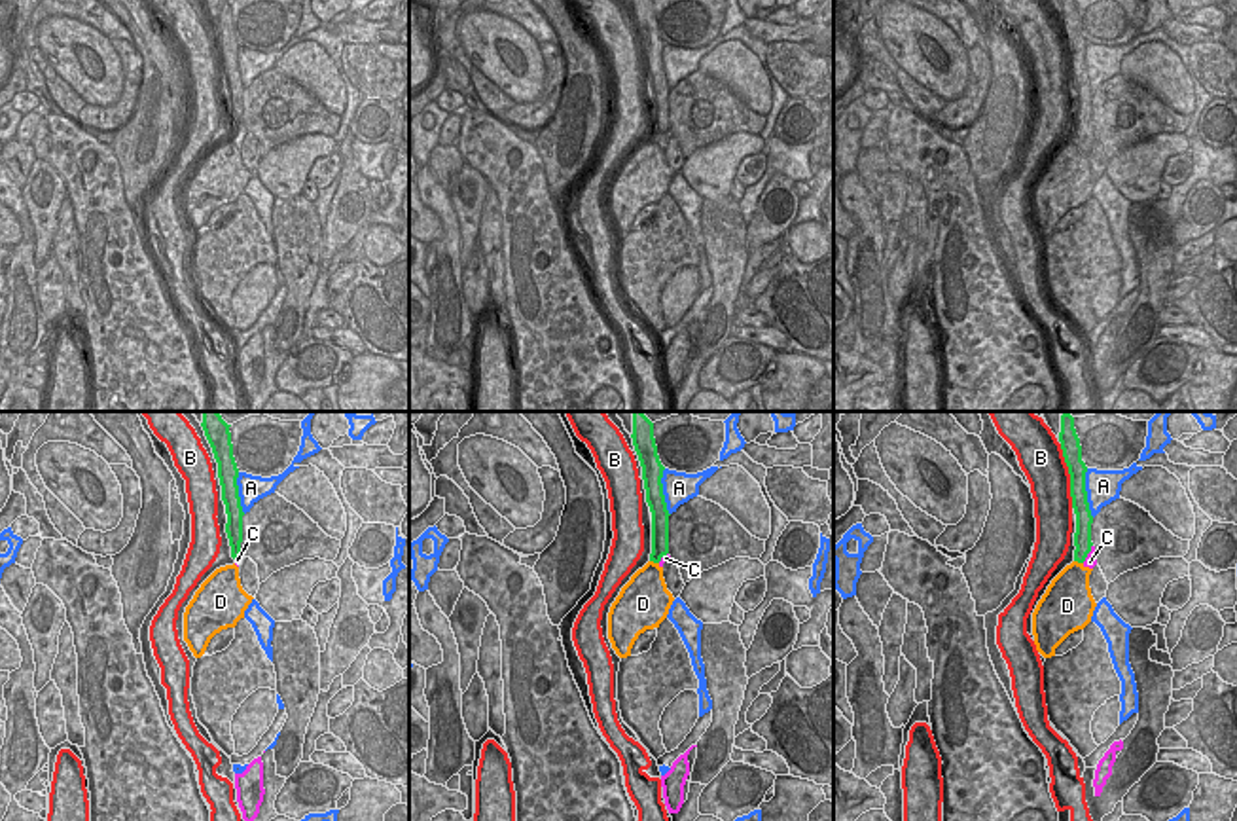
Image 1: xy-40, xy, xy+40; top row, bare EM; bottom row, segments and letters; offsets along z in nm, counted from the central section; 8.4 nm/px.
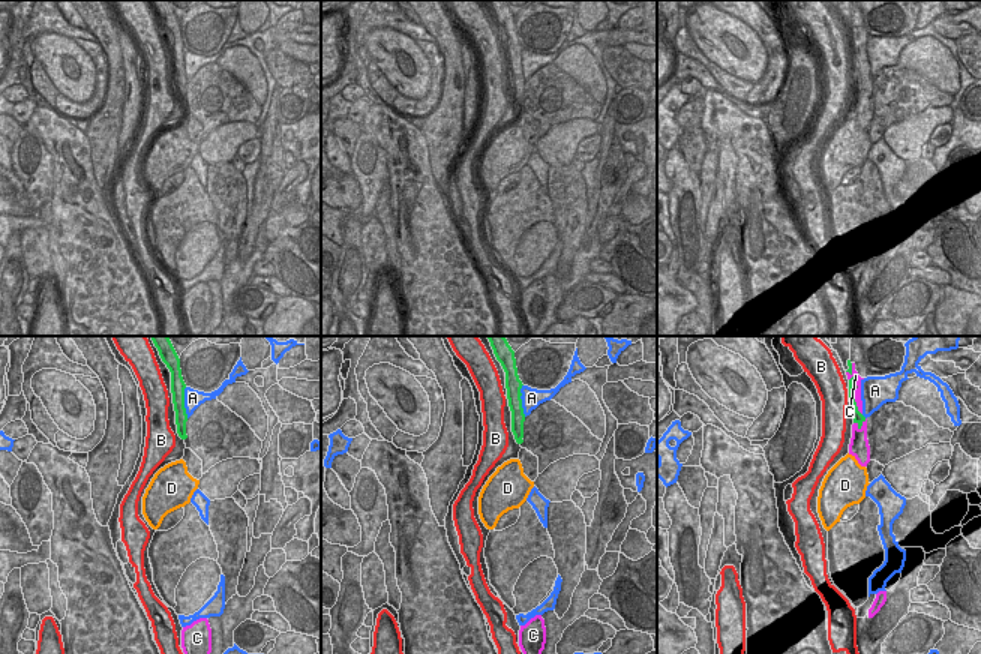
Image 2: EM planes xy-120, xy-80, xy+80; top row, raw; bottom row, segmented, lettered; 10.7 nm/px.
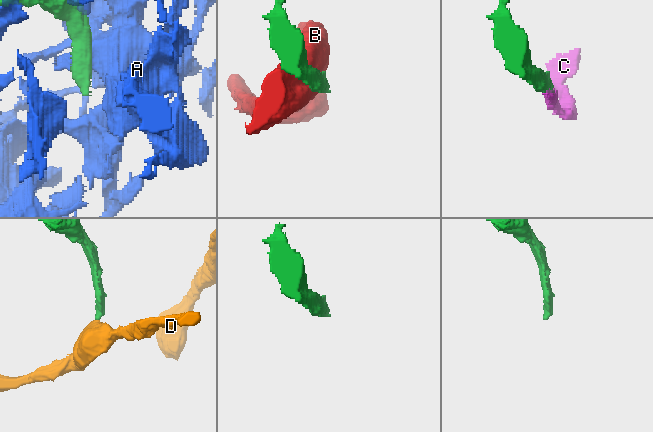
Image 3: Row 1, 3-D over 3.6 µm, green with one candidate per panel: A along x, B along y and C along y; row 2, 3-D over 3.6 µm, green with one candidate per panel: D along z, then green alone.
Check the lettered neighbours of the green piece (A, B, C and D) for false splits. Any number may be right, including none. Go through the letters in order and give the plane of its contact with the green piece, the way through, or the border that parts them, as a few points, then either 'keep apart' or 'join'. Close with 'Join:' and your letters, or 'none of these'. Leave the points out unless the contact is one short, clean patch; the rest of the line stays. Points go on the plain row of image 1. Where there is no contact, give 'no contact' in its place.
A: xy+40 | keep apart
B: xy+40 | keep apart
C: xy+40 | join
D: xy | along xy (650, 135), (658, 139) | keep apart
Join: C

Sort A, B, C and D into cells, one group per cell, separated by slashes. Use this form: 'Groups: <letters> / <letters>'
Groups: A / B / C / D

